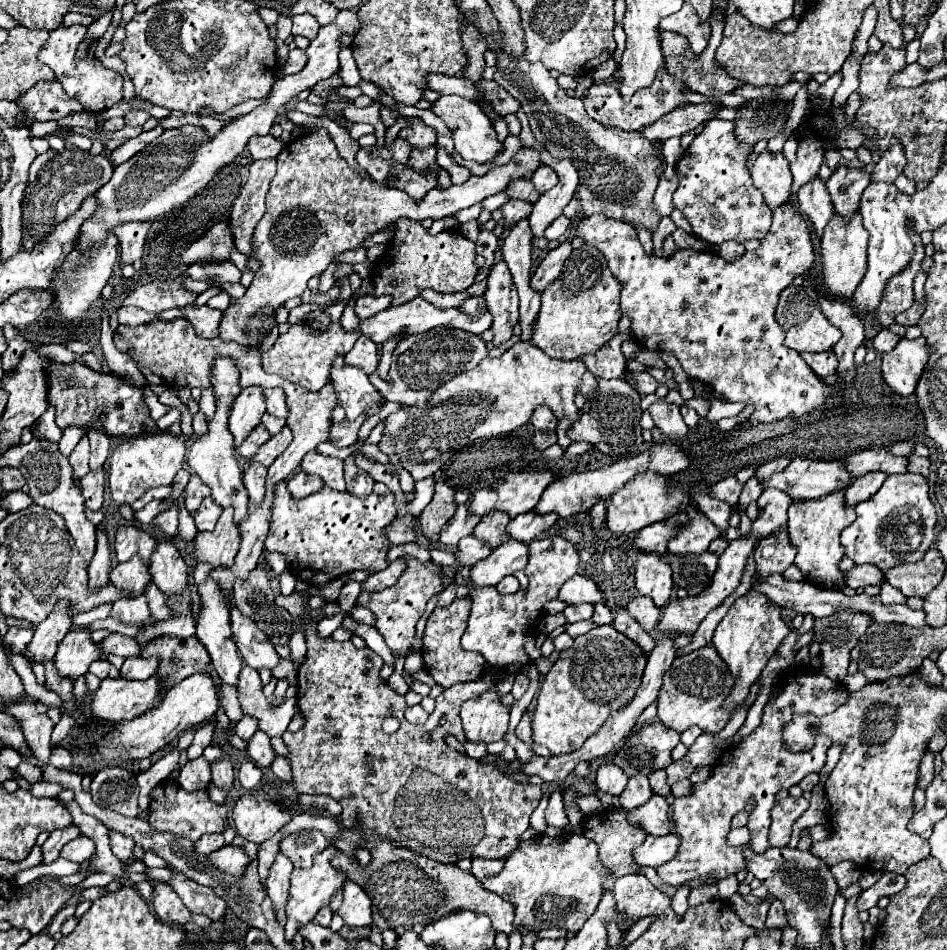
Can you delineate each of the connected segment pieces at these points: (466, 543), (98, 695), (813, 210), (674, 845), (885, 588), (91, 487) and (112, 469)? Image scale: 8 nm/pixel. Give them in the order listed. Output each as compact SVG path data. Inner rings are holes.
M466 536L460 540L458 544L458 552L454 554L456 556L456 562L464 568L476 564L476 560L482 560L484 556L488 556L488 552L492 552L492 548L488 548L488 544L476 540L474 536Z
M150 676L144 682L104 678L90 698L90 712L104 722L132 720L160 700L160 682Z
M816 178L814 182L800 188L798 204L800 204L800 212L814 224L818 238L822 238L824 228L828 226L828 222L834 214L832 200L828 200L828 190L826 190L824 182L820 178Z
M666 834L666 836L648 836L640 848L636 848L636 864L640 866L652 866L658 868L666 864L668 860L676 858L680 848L680 836L678 834Z
M884 582L882 584L882 592L880 592L880 600L884 604L900 604L900 602L906 602L906 596L898 588L894 588L888 582Z
M90 472L84 476L84 480L80 480L80 488L82 488L82 496L86 500L86 506L90 510L102 510L102 502L104 502L104 472Z
M154 432L148 436L138 436L116 446L108 458L108 484L112 500L116 506L132 504L142 498L150 488L172 484L176 472L182 468L186 456L186 446L182 438L168 432Z

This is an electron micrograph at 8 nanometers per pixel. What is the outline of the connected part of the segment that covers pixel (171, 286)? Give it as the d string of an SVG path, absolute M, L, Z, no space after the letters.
M154 280L152 284L140 286L130 296L124 298L124 306L138 306L146 312L164 312L170 308L186 306L196 300L198 294L192 294L182 288L180 280Z

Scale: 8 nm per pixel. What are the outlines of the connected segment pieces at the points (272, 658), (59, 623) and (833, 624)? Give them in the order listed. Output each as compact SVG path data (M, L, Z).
M232 606L230 610L230 624L232 624L232 640L238 646L242 660L252 668L268 668L274 670L280 664L280 654L276 652L274 644L266 638L266 634L256 628L256 624L242 616L242 612Z
M64 604L56 608L56 612L50 612L48 618L36 626L34 636L30 644L26 646L26 660L32 666L34 662L44 664L46 660L52 660L56 654L56 644L68 634L72 622L68 612L64 612Z
M834 612L824 620L814 622L814 640L820 642L822 670L832 680L842 680L850 664L850 650L866 632L870 616L856 612Z

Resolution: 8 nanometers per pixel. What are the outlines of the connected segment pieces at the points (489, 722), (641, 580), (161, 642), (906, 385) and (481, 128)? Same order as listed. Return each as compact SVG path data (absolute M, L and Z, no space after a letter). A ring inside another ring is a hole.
M496 688L476 700L466 700L460 708L466 738L472 742L496 742L508 730L508 708L500 704Z
M642 552L636 562L634 582L640 594L650 596L654 604L660 608L668 602L672 594L672 568L666 562L668 552L656 554L656 552Z
M160 636L152 640L140 654L142 658L156 656L160 660L156 676L162 682L164 690L180 684L186 676L194 670L208 670L215 684L222 681L211 664L211 658L206 648L200 644L196 636L190 638L176 638L176 636Z
M902 338L894 350L882 354L882 380L900 396L910 396L928 360L926 340Z
M442 96L436 104L434 104L434 114L438 114L446 126L452 132L452 140L454 140L454 150L464 158L464 160L474 160L474 162L490 162L496 158L496 154L502 150L502 142L496 140L496 132L488 120L488 116L484 116L482 108L472 102L472 100L464 100L462 96Z

